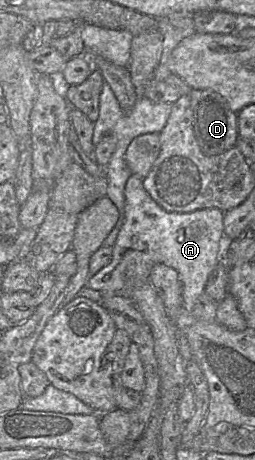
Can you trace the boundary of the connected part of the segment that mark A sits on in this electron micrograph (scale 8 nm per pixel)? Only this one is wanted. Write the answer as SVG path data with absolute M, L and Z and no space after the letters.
M132 175L127 180L124 195L124 223L112 246L112 259L88 278L86 286L106 296L131 298L136 288L149 282L154 265L164 264L177 271L182 285L182 307L192 312L222 256L226 240L224 212L217 208L186 213L167 212L148 194L143 178L138 175Z

